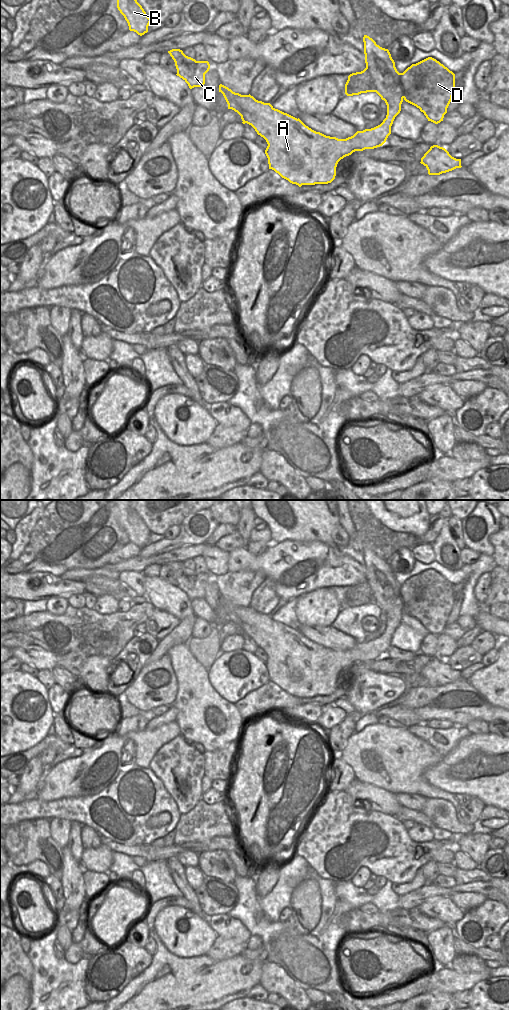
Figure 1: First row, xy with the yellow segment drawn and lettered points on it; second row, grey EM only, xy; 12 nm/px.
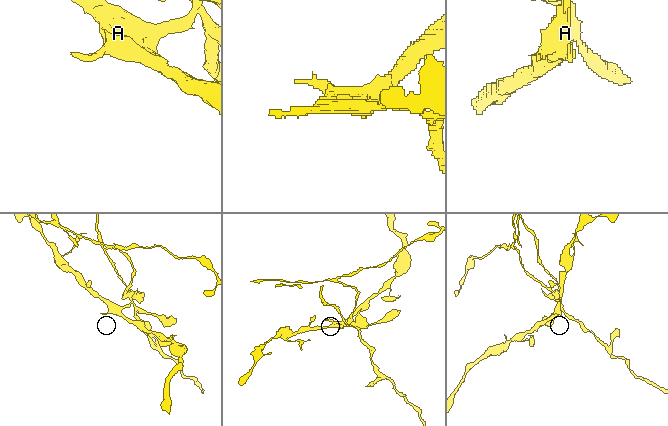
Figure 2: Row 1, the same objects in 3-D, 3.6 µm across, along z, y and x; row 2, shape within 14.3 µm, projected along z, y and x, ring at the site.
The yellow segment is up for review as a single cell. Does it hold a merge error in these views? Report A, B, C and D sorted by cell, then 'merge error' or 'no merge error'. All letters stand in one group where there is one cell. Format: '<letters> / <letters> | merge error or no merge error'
A B C / D | merge error

